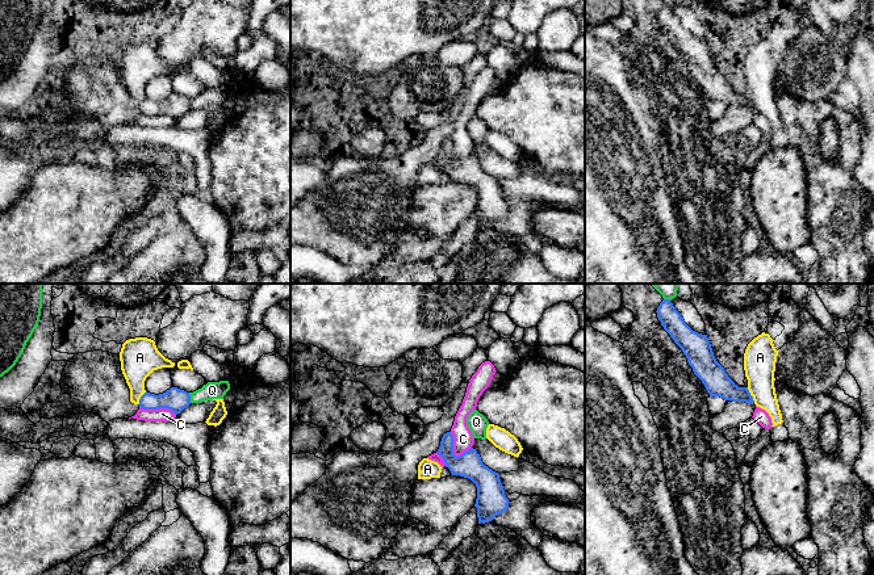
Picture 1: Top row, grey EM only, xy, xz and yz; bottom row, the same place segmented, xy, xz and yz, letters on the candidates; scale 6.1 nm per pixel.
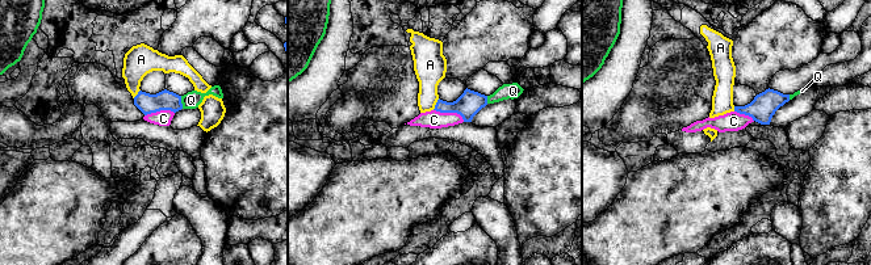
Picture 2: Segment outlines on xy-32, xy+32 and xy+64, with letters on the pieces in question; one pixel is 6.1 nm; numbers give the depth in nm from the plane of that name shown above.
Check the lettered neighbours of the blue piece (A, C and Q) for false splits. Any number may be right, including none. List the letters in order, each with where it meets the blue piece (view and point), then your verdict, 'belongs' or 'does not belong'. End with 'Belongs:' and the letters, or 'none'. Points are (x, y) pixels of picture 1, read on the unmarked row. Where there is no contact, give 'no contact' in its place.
A: meets blue in yz at (751, 101); does not belong
C: meets blue in xz at (452, 158); does not belong
Q: meets blue in xy at (189, 104); does not belong
Belongs: none

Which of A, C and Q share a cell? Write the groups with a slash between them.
A / C / Q

